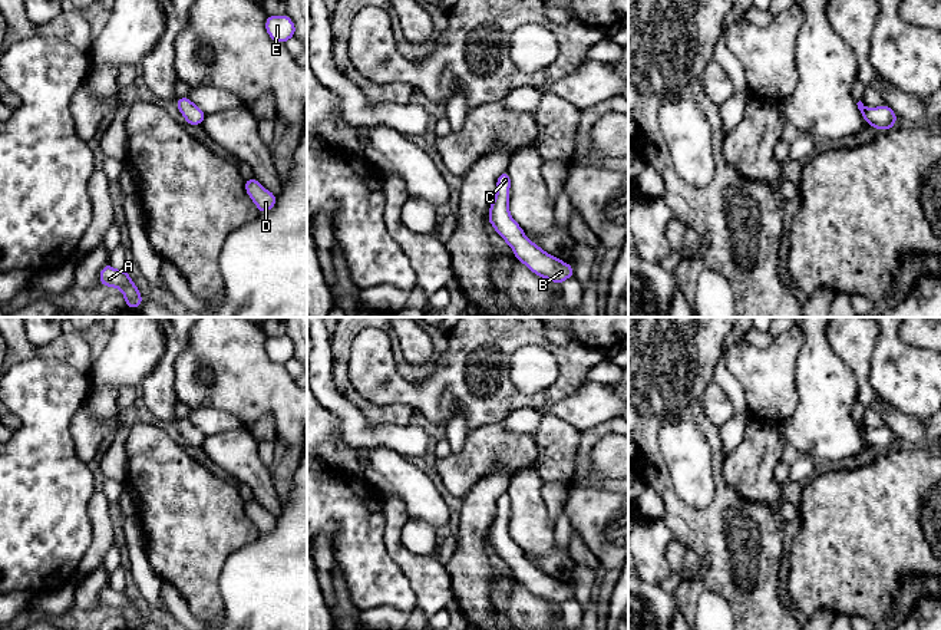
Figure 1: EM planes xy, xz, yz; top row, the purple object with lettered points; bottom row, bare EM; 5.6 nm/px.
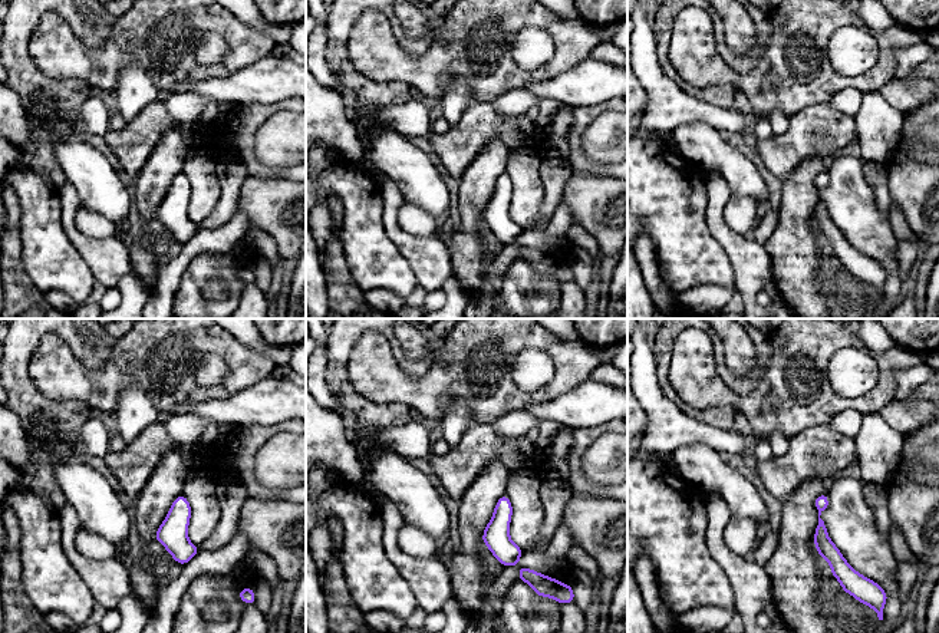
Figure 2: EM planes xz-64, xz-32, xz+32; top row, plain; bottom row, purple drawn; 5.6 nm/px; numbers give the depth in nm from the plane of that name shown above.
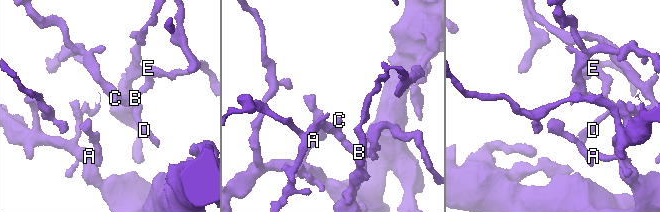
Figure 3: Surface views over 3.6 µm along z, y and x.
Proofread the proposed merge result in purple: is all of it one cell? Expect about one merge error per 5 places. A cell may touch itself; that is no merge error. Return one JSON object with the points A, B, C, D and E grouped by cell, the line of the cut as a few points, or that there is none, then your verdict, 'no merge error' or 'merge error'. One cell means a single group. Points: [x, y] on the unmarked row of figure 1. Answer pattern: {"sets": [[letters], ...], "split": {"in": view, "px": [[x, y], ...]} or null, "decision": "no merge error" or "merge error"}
{"sets": [["A", "B", "C", "D", "E"]], "split": null, "decision": "no merge error"}

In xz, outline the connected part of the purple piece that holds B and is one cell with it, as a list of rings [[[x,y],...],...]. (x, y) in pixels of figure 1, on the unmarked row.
[[[502,494],[496,501],[496,517],[489,528],[488,542],[514,571],[515,580],[534,596],[561,606],[574,597],[574,588],[545,574],[525,558],[525,553],[509,535],[511,498]]]

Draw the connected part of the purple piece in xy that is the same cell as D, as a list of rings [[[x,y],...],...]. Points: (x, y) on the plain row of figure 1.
[[[255,499],[244,502],[244,508],[260,535],[274,530],[277,521],[275,515],[265,511]]]

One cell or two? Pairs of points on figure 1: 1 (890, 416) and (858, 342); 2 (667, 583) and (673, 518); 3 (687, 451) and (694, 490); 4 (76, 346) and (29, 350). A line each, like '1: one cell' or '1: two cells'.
1: one cell
2: two cells
3: one cell
4: one cell

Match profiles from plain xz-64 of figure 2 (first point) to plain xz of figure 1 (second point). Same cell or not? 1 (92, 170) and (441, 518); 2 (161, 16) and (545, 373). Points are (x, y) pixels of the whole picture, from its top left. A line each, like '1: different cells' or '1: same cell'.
1: same cell
2: different cells

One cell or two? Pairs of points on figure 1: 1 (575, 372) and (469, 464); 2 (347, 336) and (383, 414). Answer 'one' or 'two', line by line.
1: two
2: one

